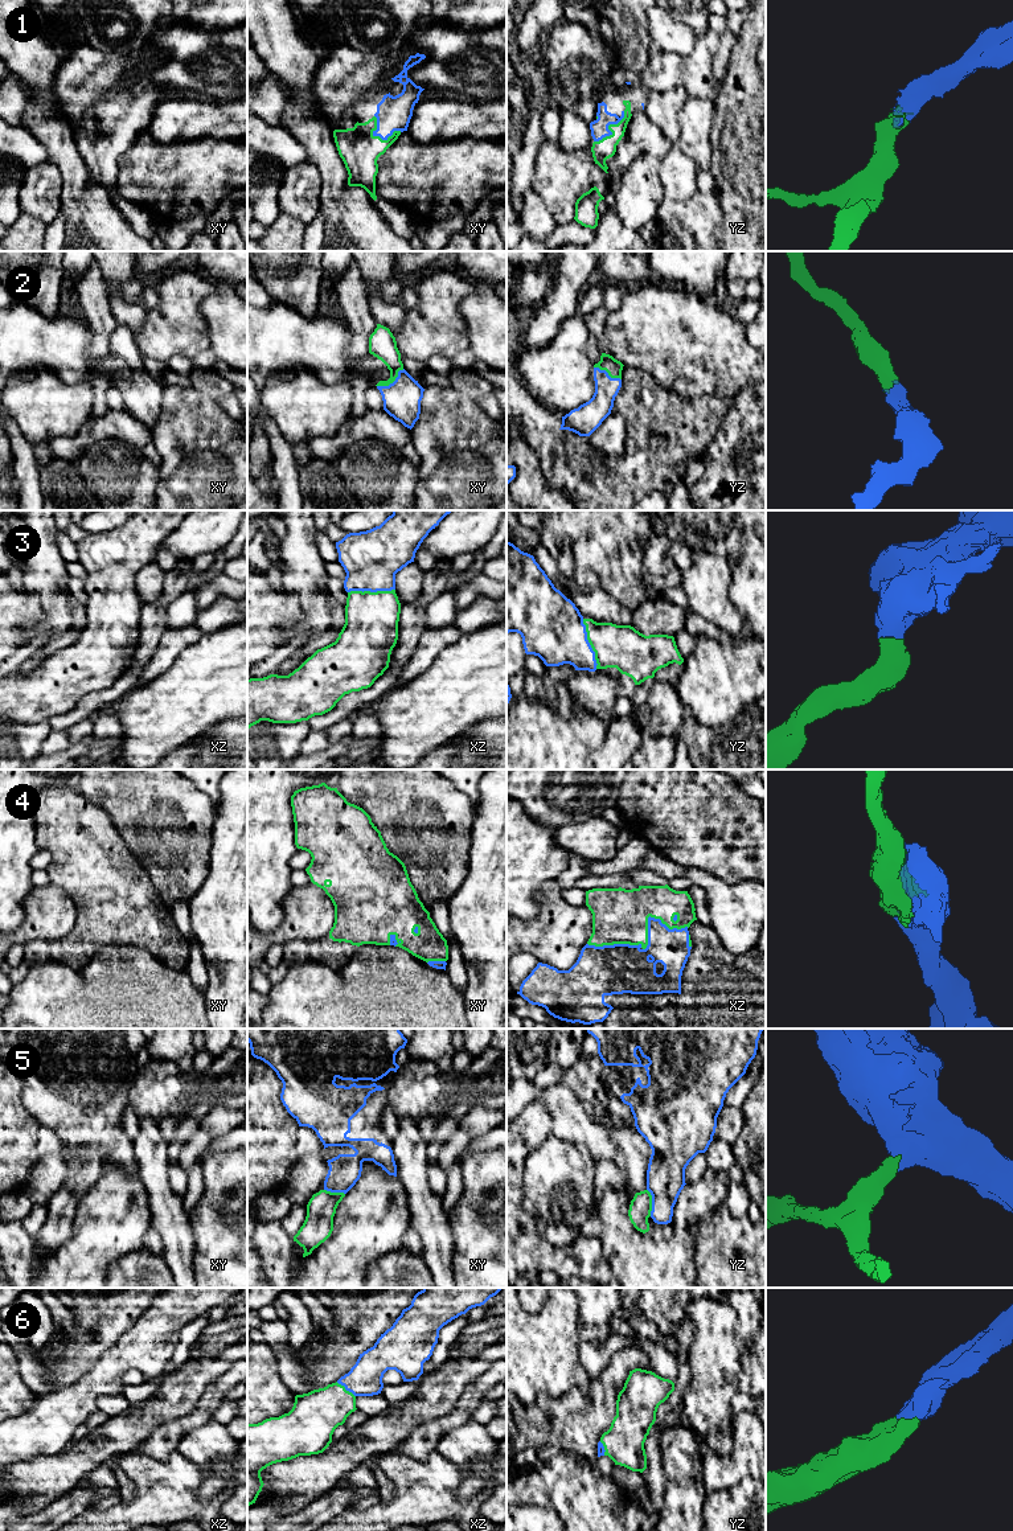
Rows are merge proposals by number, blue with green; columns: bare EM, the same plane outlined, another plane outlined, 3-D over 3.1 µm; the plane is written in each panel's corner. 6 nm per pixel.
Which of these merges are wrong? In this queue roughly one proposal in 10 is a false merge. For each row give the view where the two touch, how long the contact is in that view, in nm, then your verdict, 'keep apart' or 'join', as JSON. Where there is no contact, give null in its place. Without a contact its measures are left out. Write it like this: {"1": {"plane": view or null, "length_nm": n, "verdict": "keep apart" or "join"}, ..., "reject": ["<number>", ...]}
{"1": {"plane": "xy", "length_nm": 190, "verdict": "join"}, "2": {"plane": "xy", "length_nm": 200, "verdict": "join"}, "3": {"plane": "yz", "length_nm": 320, "verdict": "join"}, "4": {"plane": "xz", "length_nm": 600, "verdict": "join"}, "5": {"plane": "yz", "length_nm": 170, "verdict": "join"}, "6": {"plane": "xz", "length_nm": 150, "verdict": "join"}, "reject": []}

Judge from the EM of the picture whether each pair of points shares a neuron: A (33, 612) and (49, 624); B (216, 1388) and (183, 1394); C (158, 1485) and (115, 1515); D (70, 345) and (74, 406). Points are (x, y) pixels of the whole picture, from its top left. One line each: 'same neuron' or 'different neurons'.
A: different neurons
B: different neurons
C: same neuron
D: different neurons

